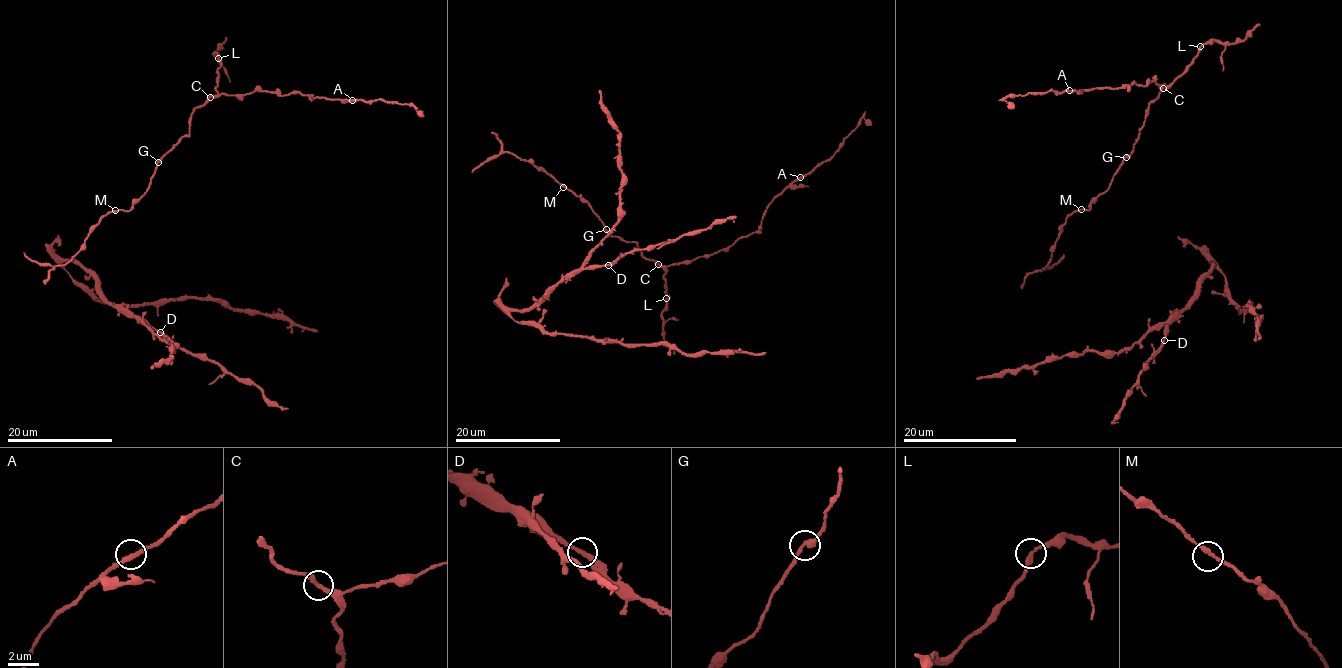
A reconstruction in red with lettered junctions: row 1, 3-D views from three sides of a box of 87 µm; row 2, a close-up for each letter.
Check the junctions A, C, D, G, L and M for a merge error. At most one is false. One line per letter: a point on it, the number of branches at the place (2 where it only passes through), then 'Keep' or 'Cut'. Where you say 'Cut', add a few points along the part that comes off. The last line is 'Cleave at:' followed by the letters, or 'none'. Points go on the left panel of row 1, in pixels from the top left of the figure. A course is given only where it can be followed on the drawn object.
A: Place: (352, 100). Branches: 2. Keep
C: Place: (210, 97). Branches: 2. Keep
D: Place: (160, 332). Branches: 2. Keep
G: Place: (158, 162). Branches: 2. Keep
L: Place: (218, 58). Branches: 2. Keep
M: Place: (115, 210). Branches: 2. Keep
Cleave at: none

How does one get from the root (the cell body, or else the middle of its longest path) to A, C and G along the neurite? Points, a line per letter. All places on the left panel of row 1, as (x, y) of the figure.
A: (117, 210), (129, 210), (148, 189), (156, 164), (189, 134), (191, 113), (211, 97), (265, 90), (352, 100)
C: (117, 210), (129, 210), (148, 189), (156, 164), (189, 134), (191, 113), (210, 97)
G: (117, 210), (129, 210), (148, 189), (158, 162)

